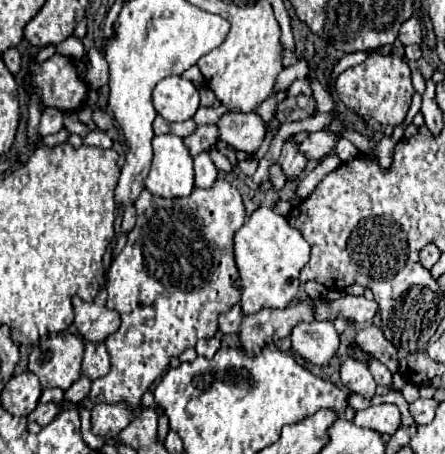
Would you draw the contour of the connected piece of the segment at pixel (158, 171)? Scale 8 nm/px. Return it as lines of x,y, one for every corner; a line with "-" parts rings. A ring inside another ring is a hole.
172,133
158,135
152,141
154,161
146,177
146,189
152,195
174,199
188,197
194,189
192,155
184,141

